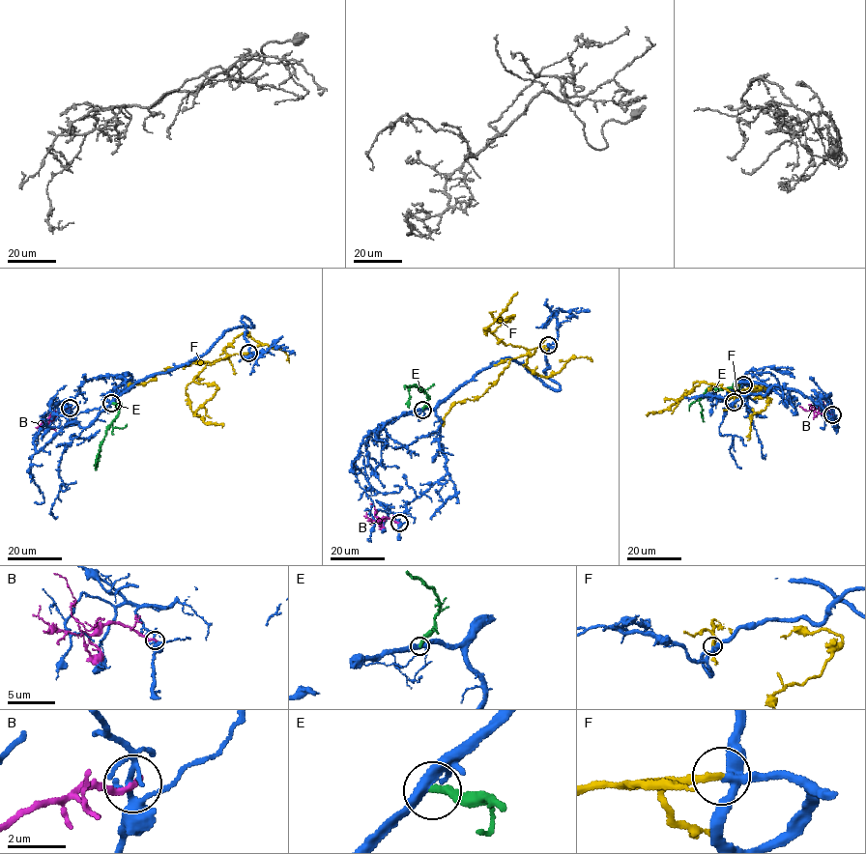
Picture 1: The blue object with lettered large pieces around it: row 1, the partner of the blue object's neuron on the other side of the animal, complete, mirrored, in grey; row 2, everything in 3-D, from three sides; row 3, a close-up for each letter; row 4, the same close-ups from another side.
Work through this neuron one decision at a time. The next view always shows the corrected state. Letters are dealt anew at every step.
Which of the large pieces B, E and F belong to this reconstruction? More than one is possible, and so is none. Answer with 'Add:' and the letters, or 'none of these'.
Add: F

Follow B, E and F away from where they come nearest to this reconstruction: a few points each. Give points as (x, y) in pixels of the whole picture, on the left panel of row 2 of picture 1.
B: (70, 408), (51, 414), (53, 416), (46, 427), (48, 429), (43, 431)
E: (111, 403), (117, 403), (118, 413), (106, 431), (96, 469)
F: (248, 353), (227, 355), (206, 365), (186, 388), (194, 413), (203, 422), (222, 423), (222, 427)

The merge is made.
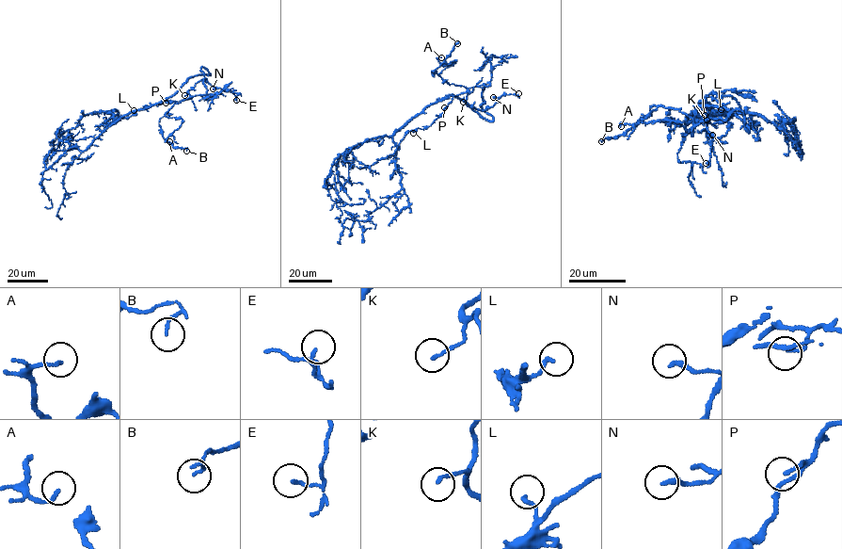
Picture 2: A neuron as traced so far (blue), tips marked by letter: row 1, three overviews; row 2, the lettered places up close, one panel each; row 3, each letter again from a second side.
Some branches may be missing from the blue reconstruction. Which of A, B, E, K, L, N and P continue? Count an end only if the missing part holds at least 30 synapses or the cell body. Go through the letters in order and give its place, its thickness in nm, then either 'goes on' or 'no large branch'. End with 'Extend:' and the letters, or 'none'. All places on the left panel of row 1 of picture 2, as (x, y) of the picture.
A: (169, 141) | 150 nm | no large branch
B: (186, 151) | 110 nm | no large branch
E: (236, 100) | 130 nm | no large branch
K: (184, 95) | 130 nm | no large branch
L: (134, 110) | 140 nm | no large branch
N: (213, 88) | 220 nm | no large branch
P: (166, 103) | 150 nm | no large branch
Extend: none

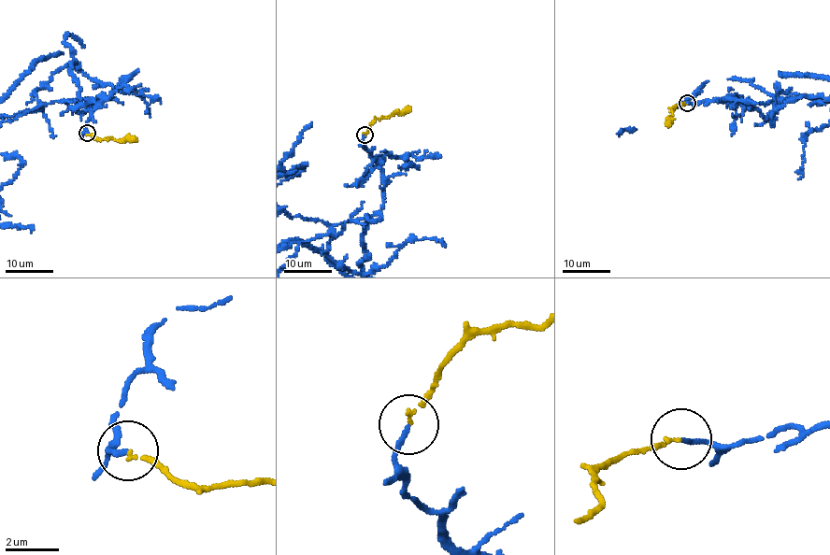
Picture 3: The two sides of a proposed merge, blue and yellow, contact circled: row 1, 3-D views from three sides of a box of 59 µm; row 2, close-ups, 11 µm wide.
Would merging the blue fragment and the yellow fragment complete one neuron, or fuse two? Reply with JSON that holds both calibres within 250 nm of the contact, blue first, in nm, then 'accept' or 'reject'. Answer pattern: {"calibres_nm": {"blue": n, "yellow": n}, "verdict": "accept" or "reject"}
{"calibres_nm": {"blue": 180, "yellow": 110}, "verdict": "accept"}

